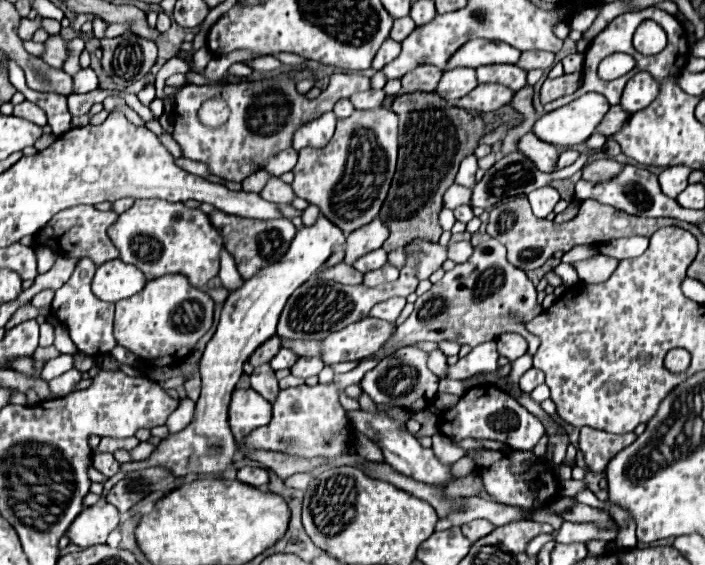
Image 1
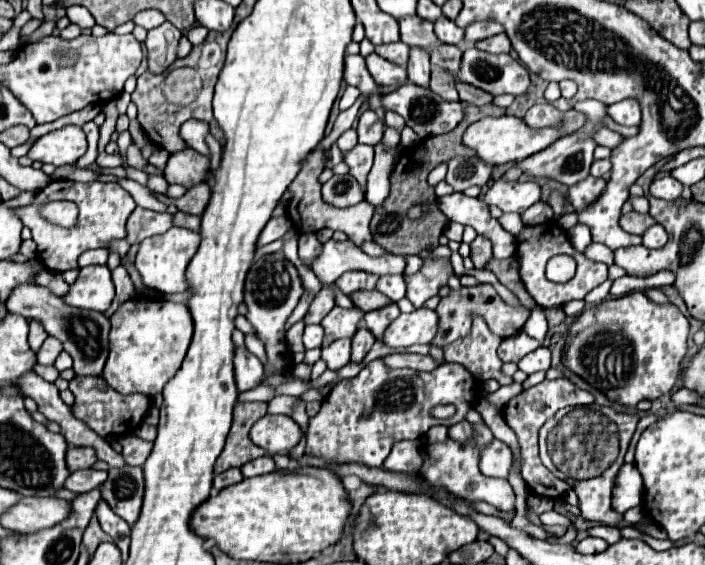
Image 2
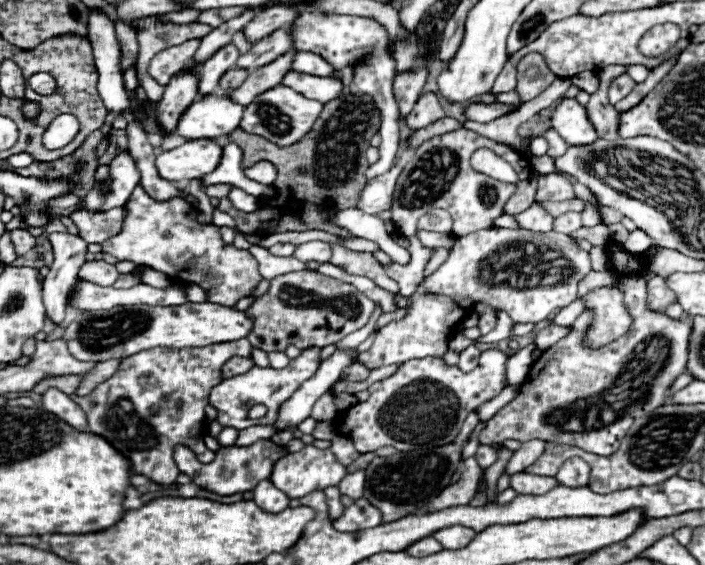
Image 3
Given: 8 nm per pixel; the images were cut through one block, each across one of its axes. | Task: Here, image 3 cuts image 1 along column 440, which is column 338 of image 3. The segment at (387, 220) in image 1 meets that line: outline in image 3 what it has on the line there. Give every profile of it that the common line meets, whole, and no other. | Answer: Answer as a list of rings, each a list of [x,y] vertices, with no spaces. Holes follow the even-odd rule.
[[[340,96],[338,100],[326,102],[326,110],[314,122],[310,134],[306,134],[298,144],[290,148],[278,148],[270,140],[248,134],[240,126],[228,134],[228,142],[234,142],[242,150],[242,168],[250,168],[260,160],[270,160],[278,168],[278,178],[274,188],[278,196],[268,200],[268,208],[260,208],[254,214],[238,212],[230,200],[220,200],[218,210],[230,214],[236,226],[246,234],[268,236],[278,232],[304,232],[304,230],[326,230],[342,236],[350,236],[342,228],[328,222],[328,216],[336,210],[354,208],[356,200],[366,186],[366,148],[370,138],[378,132],[380,112],[364,96]],[[328,198],[332,202],[328,202]]]

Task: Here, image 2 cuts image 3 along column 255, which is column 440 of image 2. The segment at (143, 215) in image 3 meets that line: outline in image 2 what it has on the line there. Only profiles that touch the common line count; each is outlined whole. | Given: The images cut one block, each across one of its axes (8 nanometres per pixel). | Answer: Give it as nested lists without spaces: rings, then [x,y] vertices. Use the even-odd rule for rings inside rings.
[[[424,258],[422,266],[414,274],[404,274],[406,280],[406,298],[416,306],[424,306],[426,300],[438,296],[438,290],[448,284],[450,276],[454,274],[450,260],[430,260]]]

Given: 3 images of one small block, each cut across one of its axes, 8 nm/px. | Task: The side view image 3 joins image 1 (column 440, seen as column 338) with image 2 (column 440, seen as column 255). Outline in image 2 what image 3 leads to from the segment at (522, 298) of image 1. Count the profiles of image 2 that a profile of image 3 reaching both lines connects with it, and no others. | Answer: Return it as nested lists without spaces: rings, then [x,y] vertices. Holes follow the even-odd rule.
[[[480,284],[480,286],[464,286],[462,290],[452,290],[448,296],[444,296],[436,308],[436,314],[440,316],[440,330],[434,338],[434,346],[448,346],[450,342],[454,342],[456,338],[460,336],[466,336],[470,332],[470,326],[472,326],[472,316],[482,316],[488,324],[488,328],[502,336],[502,338],[508,338],[508,336],[514,336],[522,330],[524,322],[528,320],[530,316],[530,310],[520,306],[520,308],[512,308],[508,304],[502,302],[502,298],[496,294],[496,290],[490,286],[490,284]]]

